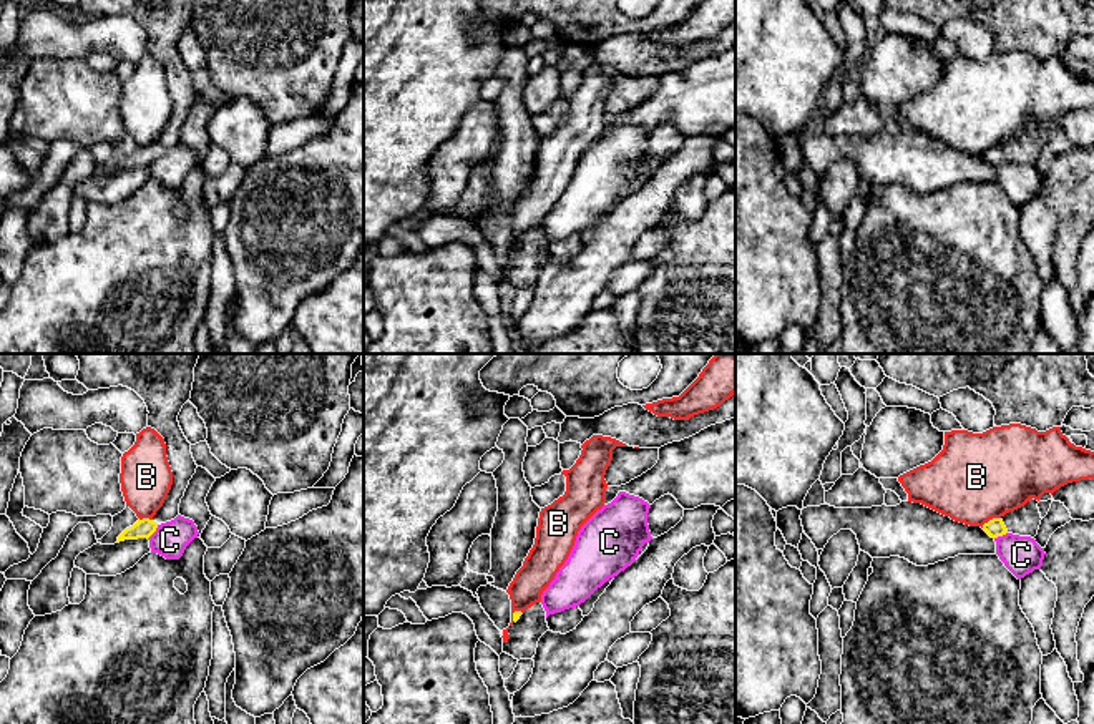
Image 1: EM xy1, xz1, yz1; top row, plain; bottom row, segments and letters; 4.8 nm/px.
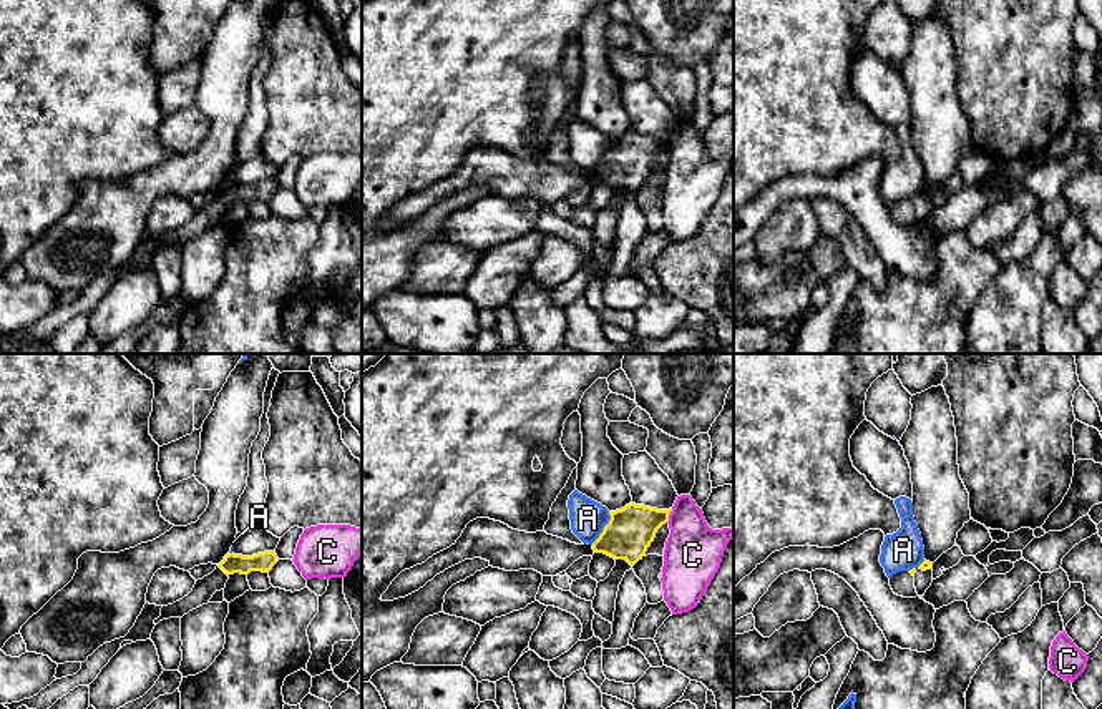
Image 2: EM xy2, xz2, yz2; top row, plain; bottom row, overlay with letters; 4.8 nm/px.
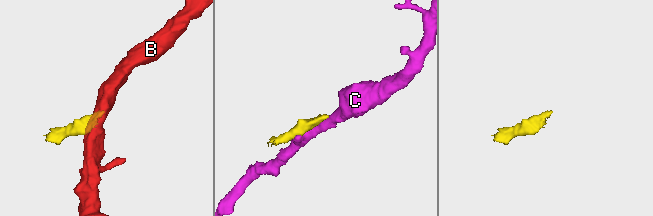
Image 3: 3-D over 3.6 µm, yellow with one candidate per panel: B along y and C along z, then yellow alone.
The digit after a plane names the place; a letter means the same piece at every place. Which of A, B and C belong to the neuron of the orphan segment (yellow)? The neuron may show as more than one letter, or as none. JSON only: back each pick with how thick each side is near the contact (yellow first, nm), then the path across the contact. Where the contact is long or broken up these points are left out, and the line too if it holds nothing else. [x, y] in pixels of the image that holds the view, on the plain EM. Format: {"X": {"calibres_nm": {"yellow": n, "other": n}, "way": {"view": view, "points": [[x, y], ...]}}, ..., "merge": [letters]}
{"merge": []}

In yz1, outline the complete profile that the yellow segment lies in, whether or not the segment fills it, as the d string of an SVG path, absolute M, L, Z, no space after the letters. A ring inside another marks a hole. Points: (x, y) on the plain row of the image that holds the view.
M1031 126L1024 135L1009 139L1001 146L989 148L983 153L983 158L991 166L998 166L1006 161L1034 166L1043 148L1038 131L1038 128Z

